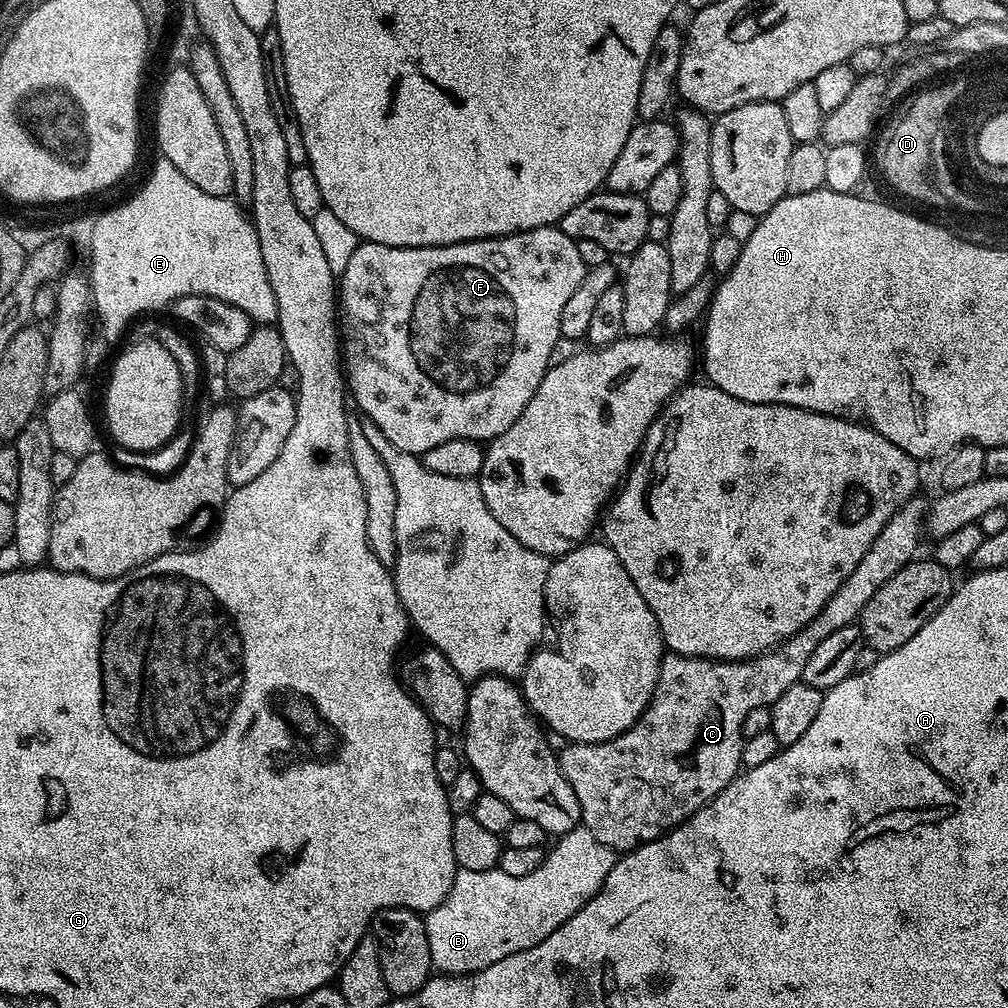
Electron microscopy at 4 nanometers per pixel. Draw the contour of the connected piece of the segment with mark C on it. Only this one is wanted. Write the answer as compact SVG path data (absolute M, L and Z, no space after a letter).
M917 494L906 501L896 513L884 523L878 538L862 554L862 562L854 568L850 578L838 586L838 590L826 602L826 606L813 618L804 624L793 636L789 636L783 644L763 652L760 656L751 656L749 660L706 660L702 656L665 655L660 663L660 677L656 683L654 694L634 726L618 738L607 740L601 744L569 743L564 749L559 749L558 759L560 769L570 782L574 794L578 798L580 818L583 827L598 838L608 848L617 854L632 852L641 844L648 844L660 836L666 835L678 825L692 817L704 804L711 802L714 797L731 780L736 779L742 771L740 755L744 749L744 719L750 710L770 706L790 686L801 683L806 661L810 654L824 639L830 638L834 630L842 630L847 624L856 624L862 610L874 594L902 566L906 566L917 555L916 547L920 544L920 531L926 528L926 517L930 507L929 501Z

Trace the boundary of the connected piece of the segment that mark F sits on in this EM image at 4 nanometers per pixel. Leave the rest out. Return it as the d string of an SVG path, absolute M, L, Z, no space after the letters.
M556 226L515 232L509 236L494 236L490 240L467 240L461 244L443 244L433 248L399 248L398 246L382 246L375 242L360 243L354 250L349 264L346 265L346 270L339 273L338 276L338 308L342 313L342 371L346 377L346 388L350 393L351 403L353 400L364 411L363 415L372 420L374 426L378 426L378 430L382 430L382 434L386 434L386 438L390 438L390 442L394 442L394 446L398 446L398 450L409 452L411 456L423 457L426 450L430 450L433 446L438 446L442 442L450 442L454 438L490 442L494 437L501 436L503 432L510 430L510 426L514 426L514 422L518 422L518 414L522 414L522 410L526 410L526 402L530 402L530 398L534 398L542 378L548 372L555 342L561 335L562 306L566 306L566 301L570 299L570 294L574 294L574 290L578 290L578 282L582 282L585 271L586 267L582 262L581 255L578 254L576 241L570 239L567 234L561 232L559 227Z

